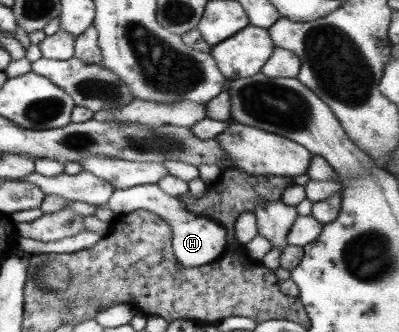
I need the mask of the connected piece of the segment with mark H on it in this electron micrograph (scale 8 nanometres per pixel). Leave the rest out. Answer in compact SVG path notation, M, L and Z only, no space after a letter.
M142 184L128 189L114 190L106 207L116 215L136 210L146 210L159 215L168 222L171 229L171 251L182 269L207 265L225 250L225 231L216 222L194 215L183 207L176 197L164 193L156 184Z

